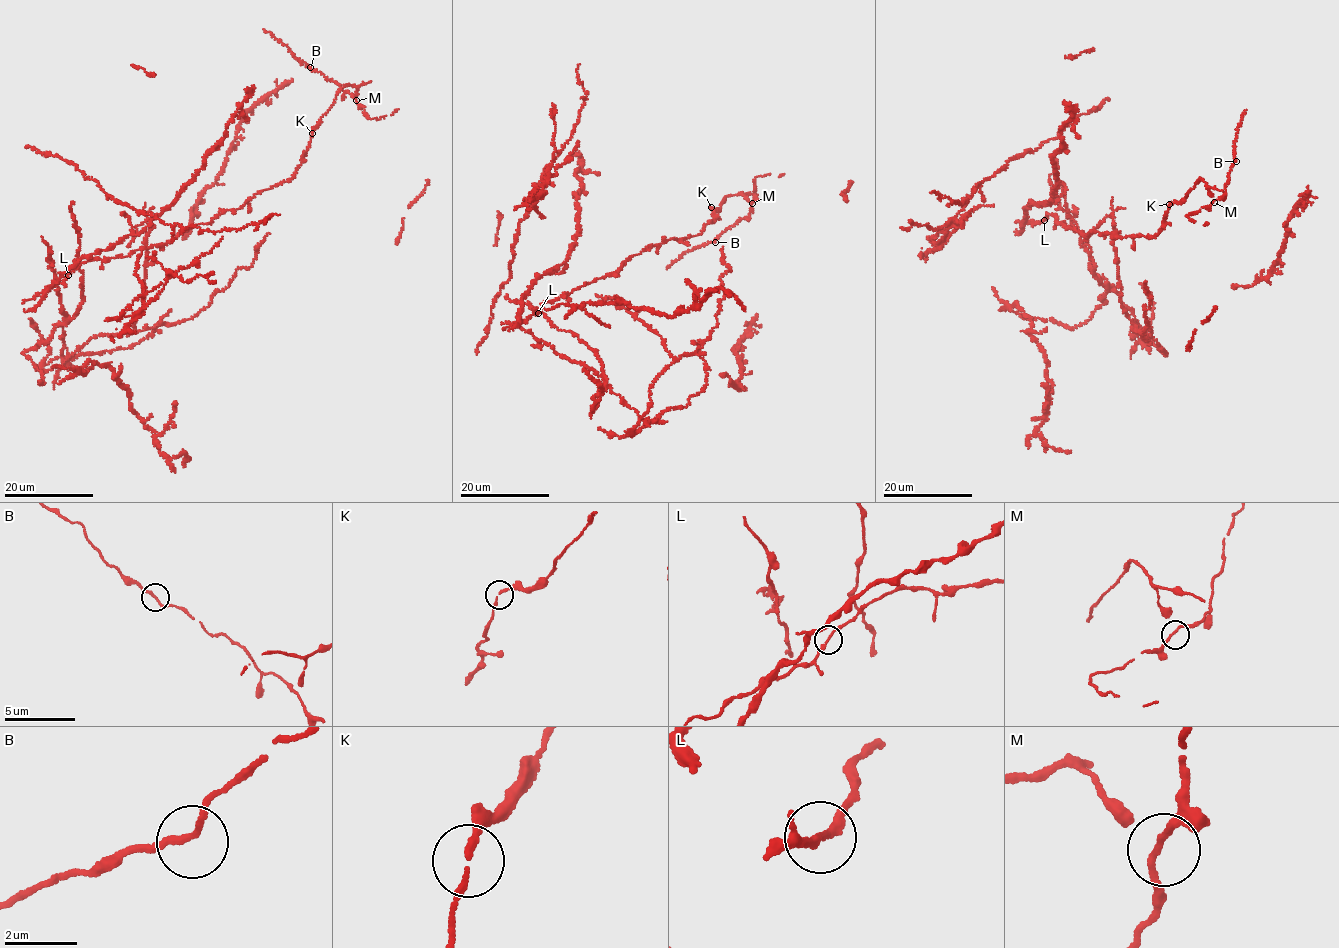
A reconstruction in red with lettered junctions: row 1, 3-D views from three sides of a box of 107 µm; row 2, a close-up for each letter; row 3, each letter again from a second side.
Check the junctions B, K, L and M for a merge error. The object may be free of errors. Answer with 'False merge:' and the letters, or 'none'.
False merge: L

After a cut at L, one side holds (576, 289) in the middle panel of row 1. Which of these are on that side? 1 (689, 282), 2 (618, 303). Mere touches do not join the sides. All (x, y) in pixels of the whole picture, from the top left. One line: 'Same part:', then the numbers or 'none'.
Same part: none

